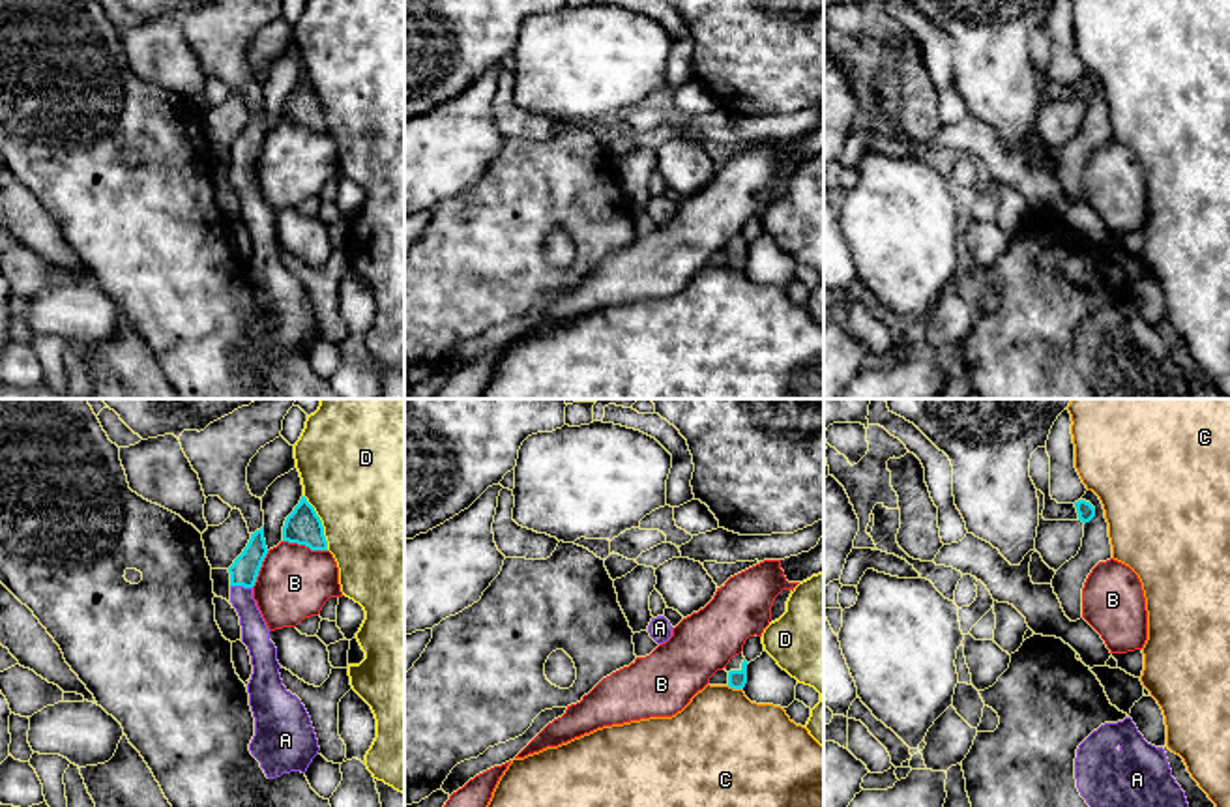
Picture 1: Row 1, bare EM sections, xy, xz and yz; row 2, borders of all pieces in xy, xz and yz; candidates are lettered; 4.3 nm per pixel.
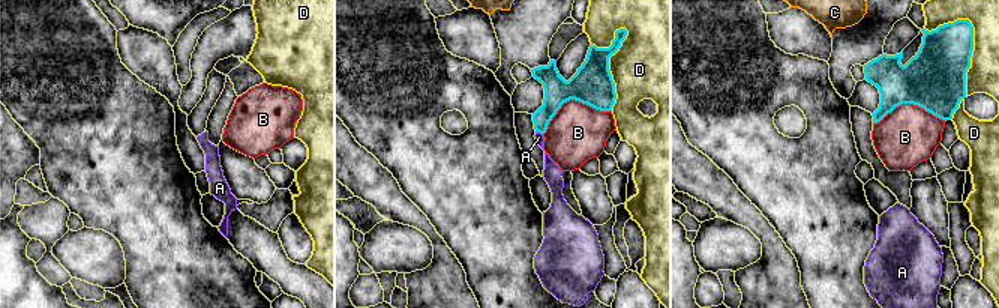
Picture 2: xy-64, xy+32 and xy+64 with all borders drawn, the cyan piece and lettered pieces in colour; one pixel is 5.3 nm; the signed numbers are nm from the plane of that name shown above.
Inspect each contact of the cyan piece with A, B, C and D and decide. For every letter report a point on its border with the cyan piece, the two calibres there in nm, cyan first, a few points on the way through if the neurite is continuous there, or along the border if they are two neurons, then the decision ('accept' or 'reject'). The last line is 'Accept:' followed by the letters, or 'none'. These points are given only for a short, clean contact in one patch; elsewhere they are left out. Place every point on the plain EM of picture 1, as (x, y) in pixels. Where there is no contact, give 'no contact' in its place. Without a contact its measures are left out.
A: contact xy (242, 165); calibres 120 and 120 nm; accept
B: contact xy (306, 126); calibres 160 and 320 nm; reject
C: contact xz (734, 268); calibres 80 and 440 nm; reject
D: contact xy (321, 103); calibres 160 and 500 nm; reject
Accept: A

